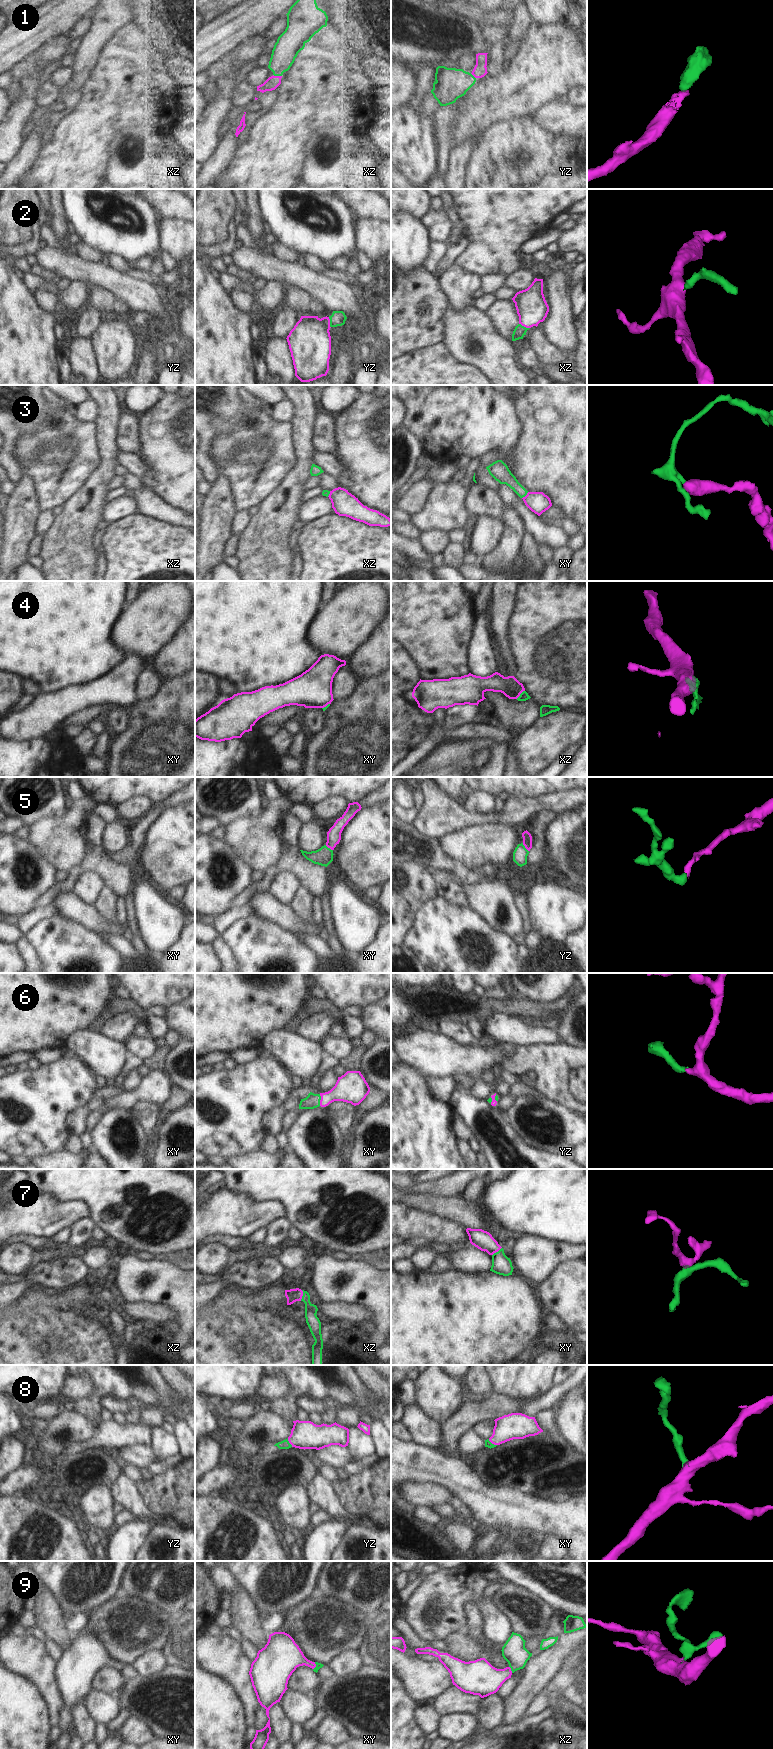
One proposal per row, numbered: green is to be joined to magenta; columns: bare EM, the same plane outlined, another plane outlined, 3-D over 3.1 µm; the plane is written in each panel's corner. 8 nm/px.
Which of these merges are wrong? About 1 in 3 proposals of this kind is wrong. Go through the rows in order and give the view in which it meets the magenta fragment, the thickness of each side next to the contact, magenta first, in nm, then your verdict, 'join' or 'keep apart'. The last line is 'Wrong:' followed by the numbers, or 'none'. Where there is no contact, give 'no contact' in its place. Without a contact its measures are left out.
1: contact in xz; calibres 100 and 200 nm; join
2: contact in xz; calibres 260 and 90 nm; join
3: contact in xy; calibres 170 and 140 nm; keep apart
4: contact in xz; calibres 160 and 70 nm; keep apart
5: contact in yz; calibres 80 and 120 nm; join
6: contact in xy; calibres 220 and 120 nm; join
7: contact in xz; calibres 110 and 110 nm; join
8: contact in xy; calibres 200 and 50 nm; join
9: contact in xy; calibres 240 and 50 nm; join
Wrong: 3, 4

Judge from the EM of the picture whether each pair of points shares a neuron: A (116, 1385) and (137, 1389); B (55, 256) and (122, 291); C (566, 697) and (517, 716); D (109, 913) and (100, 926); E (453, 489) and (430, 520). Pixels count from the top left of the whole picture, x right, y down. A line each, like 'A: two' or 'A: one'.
A: one
B: one
C: two
D: two
E: one

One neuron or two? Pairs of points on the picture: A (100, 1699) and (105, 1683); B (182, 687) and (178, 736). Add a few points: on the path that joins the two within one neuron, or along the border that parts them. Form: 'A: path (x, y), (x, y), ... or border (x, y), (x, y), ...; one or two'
A: border (92, 1688), (103, 1690), (115, 1696); two
B: path (182, 699), (182, 724); one

